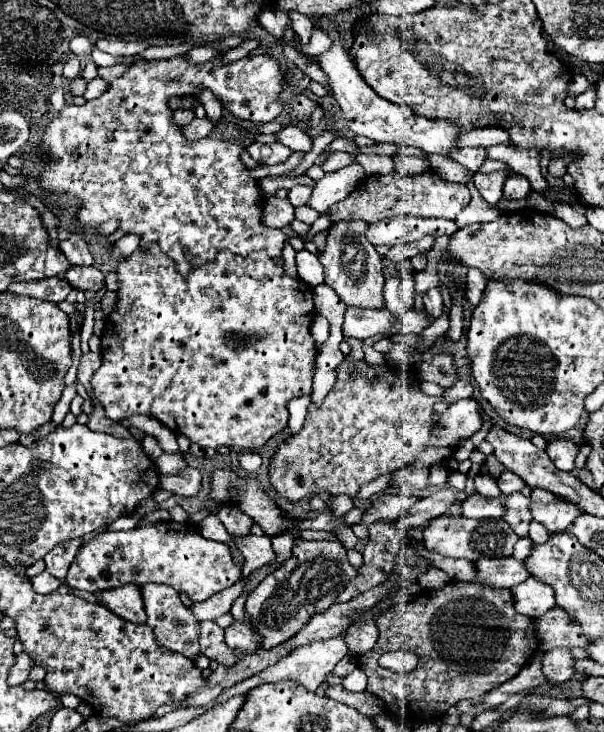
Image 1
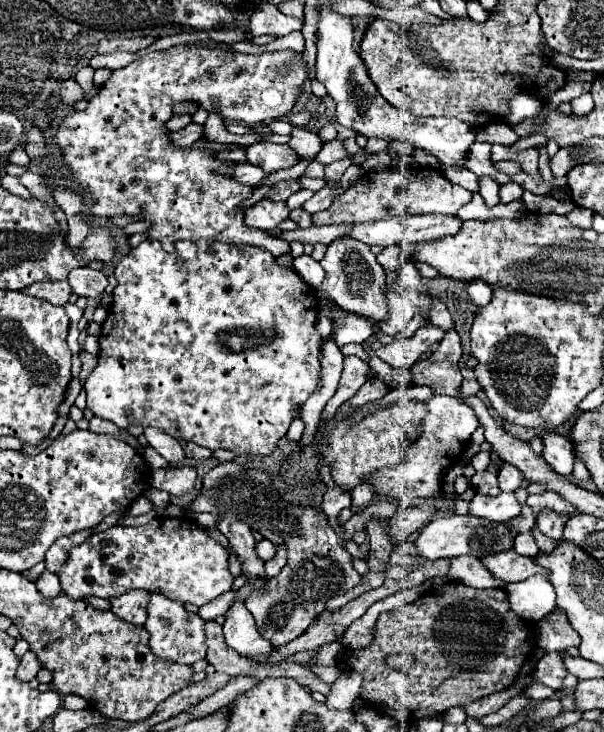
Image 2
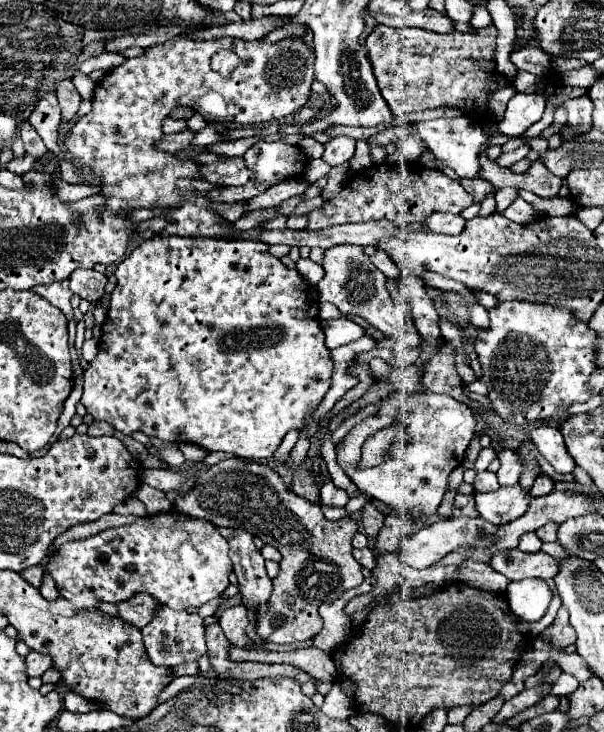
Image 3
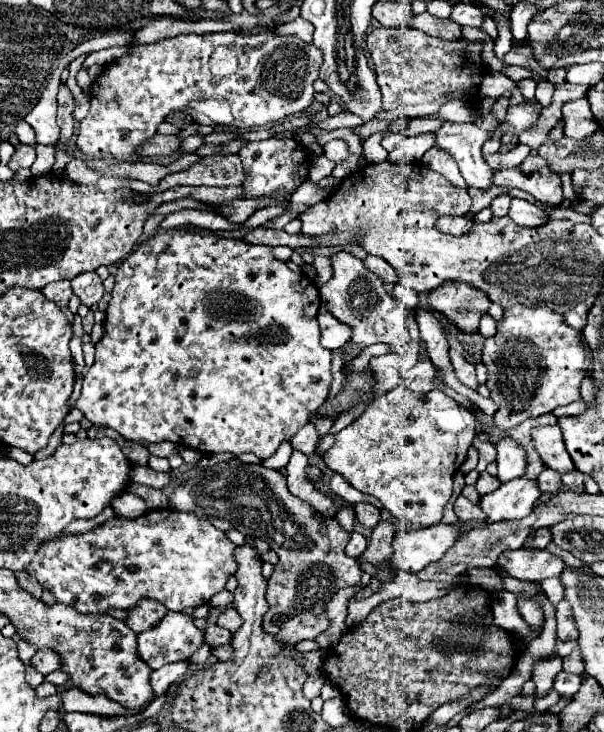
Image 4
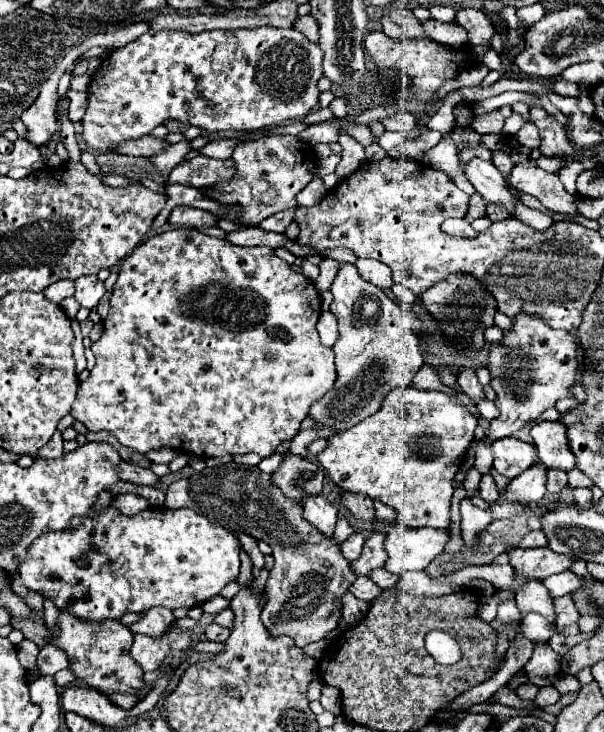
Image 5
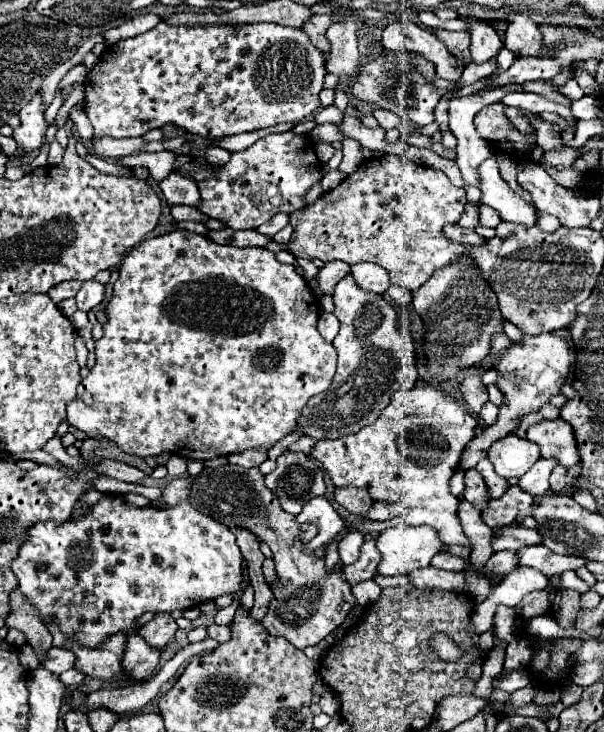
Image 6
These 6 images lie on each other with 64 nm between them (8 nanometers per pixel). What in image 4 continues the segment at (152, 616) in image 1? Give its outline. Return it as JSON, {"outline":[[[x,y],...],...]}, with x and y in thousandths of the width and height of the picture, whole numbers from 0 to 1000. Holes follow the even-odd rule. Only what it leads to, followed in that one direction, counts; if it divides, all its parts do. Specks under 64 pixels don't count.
{"outline":[[[275,836],[252,861],[228,866],[232,899],[248,913],[268,913],[281,904],[315,902],[338,880],[338,863],[325,858],[321,842]]]}

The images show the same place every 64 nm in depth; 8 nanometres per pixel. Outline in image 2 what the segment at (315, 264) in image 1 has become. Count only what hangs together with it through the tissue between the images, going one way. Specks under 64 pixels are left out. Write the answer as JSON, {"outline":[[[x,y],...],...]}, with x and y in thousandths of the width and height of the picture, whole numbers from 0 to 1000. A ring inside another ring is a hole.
{"outline":[[[493,350],[487,352],[487,369],[500,377],[500,383],[507,383],[510,388],[530,388],[536,383],[536,372],[533,372],[533,363],[530,358],[523,358],[517,350]]]}

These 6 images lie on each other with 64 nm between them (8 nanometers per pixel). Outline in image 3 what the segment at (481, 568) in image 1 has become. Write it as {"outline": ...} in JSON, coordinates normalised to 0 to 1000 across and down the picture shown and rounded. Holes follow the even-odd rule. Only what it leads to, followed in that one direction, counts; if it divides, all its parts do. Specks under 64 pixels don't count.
{"outline":[[[858,749],[831,751],[811,762],[811,773],[834,784],[841,792],[868,792],[868,790],[901,790],[911,792],[924,781],[924,765],[901,757],[868,757]]]}

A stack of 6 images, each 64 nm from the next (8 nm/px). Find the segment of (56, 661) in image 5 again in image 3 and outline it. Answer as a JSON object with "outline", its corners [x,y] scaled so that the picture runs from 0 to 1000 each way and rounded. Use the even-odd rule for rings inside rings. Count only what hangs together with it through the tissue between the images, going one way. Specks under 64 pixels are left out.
{"outline":[[[50,891],[43,896],[43,923],[70,923],[86,910],[86,902],[79,896],[70,896],[63,891]]]}

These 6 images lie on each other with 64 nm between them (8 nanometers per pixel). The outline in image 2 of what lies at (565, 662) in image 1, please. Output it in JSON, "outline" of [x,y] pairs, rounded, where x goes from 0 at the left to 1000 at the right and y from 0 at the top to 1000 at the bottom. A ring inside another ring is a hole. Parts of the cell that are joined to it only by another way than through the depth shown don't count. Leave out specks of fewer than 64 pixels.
{"outline":[[[904,891],[887,907],[884,932],[897,932],[897,934],[911,937],[914,943],[924,943],[924,940],[930,940],[937,921],[940,921],[940,915],[934,910],[930,891]]]}

